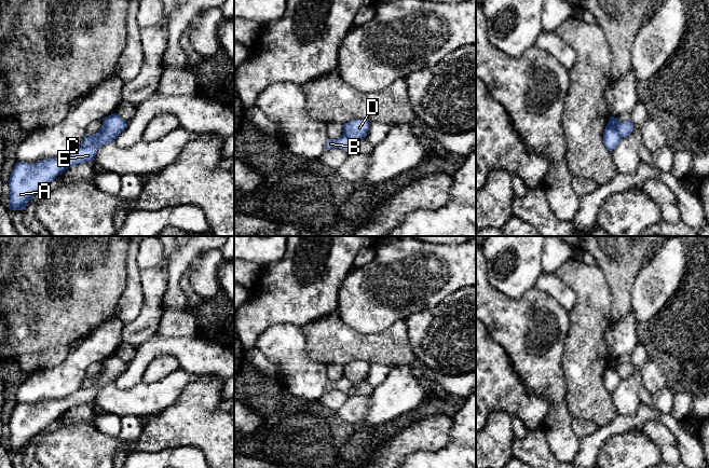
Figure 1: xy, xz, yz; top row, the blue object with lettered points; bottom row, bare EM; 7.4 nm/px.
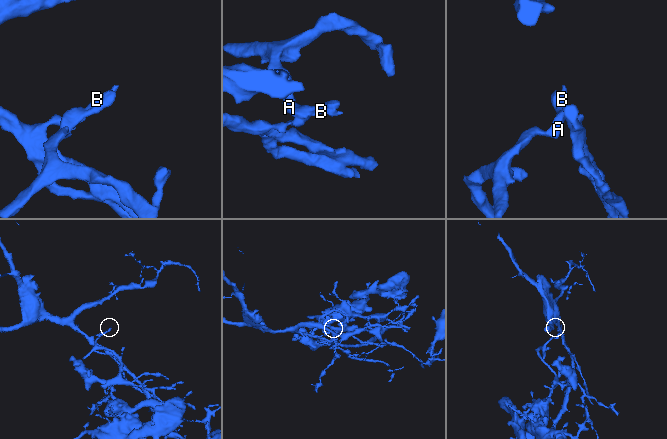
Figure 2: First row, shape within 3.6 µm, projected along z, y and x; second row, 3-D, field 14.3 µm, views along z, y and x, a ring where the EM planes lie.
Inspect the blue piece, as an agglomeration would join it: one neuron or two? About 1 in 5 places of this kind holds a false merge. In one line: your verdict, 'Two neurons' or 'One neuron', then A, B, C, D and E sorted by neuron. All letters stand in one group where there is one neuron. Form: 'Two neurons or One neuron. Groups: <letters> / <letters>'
Two neurons. Groups: A C D E / B

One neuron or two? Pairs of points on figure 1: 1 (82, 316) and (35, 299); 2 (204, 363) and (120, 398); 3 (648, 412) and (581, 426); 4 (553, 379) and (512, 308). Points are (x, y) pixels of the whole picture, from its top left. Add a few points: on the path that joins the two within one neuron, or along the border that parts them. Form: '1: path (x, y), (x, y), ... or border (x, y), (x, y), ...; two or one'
1: path (70, 304), (65, 299), (46, 299); one
2: border (179, 368), (198, 375); two
3: border (599, 427), (591, 434), (581, 438); two
4: path (534, 361), (525, 355), (522, 330), (519, 327); one

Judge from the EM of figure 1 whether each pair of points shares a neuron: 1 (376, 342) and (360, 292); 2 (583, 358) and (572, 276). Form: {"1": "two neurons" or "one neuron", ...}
{"1": "two neurons", "2": "one neuron"}

